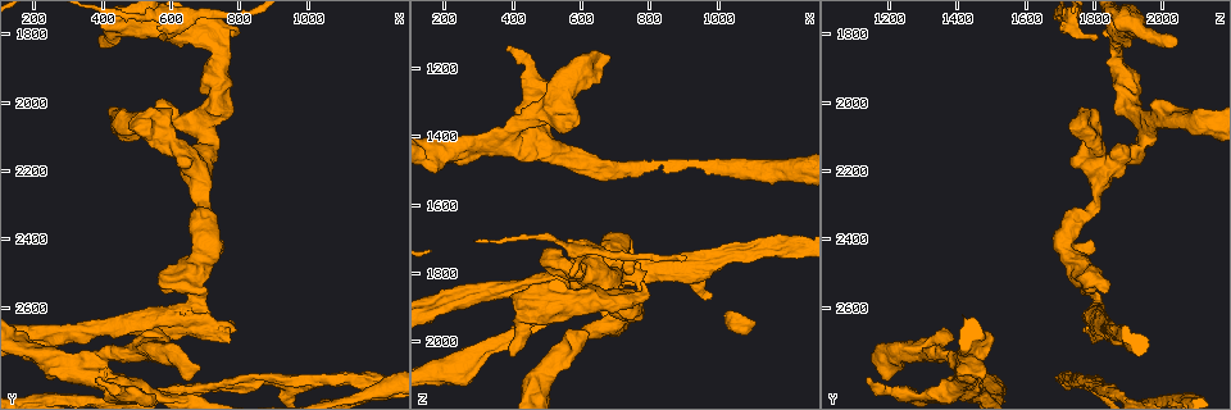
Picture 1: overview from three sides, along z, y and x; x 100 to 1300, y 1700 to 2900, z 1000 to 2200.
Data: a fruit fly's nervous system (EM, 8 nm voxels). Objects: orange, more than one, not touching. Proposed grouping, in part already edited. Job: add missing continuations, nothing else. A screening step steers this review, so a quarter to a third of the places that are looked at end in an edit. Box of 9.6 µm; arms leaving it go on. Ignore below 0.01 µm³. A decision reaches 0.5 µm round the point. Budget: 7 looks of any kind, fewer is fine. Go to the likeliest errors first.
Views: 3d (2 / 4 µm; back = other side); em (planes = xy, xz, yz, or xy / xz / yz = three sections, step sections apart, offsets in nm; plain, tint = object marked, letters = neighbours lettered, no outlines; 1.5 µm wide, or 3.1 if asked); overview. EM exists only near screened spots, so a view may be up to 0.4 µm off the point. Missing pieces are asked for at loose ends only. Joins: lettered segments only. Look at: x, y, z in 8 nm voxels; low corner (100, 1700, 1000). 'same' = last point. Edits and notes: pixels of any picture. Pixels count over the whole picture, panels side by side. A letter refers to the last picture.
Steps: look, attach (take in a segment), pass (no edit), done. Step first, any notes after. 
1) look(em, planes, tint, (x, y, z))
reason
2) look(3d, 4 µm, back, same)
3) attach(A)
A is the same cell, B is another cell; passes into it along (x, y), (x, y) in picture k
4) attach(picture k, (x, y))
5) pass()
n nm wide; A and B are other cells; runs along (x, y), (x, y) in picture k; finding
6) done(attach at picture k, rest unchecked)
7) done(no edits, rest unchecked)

look(3d, 2 µm, (690, 2770, 1160))
thick end

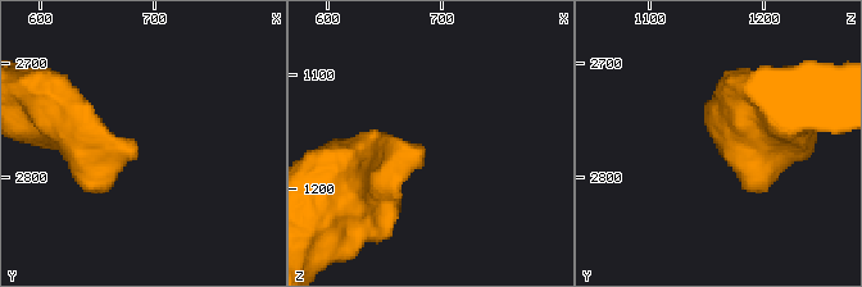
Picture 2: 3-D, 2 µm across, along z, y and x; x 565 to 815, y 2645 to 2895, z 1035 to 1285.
look(em, xy, step 8, tint, (688, 2772, 1168))
shape alone is not enough

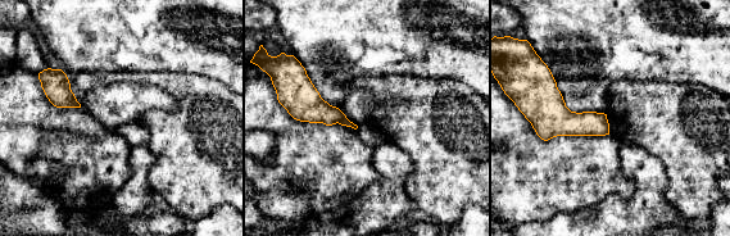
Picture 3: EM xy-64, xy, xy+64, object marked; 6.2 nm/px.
look(em, xy, step 8, letters, same)

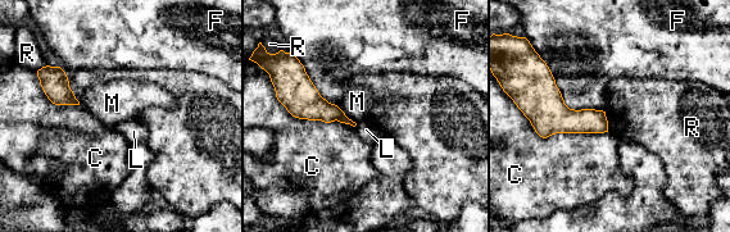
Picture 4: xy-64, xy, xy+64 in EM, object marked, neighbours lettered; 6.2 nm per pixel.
pass()
C touches over 550 nm; C, F, L, M and R are other cells; border along (604, 110), (608, 131) in picture 4; no lettered segment goes on from it

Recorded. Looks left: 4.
look(em, planes, letters, (400, 1820, 2030))

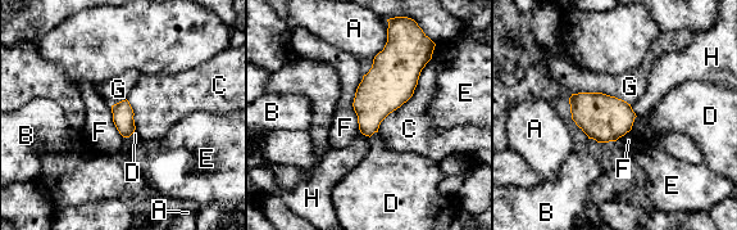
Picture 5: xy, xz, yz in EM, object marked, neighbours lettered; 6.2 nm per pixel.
pass()
A, B, C, D, E, F, G and H are other cells; border along (363, 76), (353, 103), (359, 131) in picture 5; no lettered segment goes on from it

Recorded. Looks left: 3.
look(em, planes, letters, (390, 2810, 1150))
free end

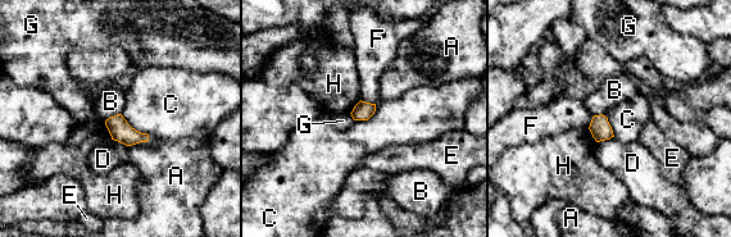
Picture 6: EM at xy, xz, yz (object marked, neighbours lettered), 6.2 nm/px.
pass()
C touches over 220 nm; A, B, C, D, E, F, G and H are other cells; no lettered segment goes on from it

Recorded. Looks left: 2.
done(no edits, rest unchecked)

